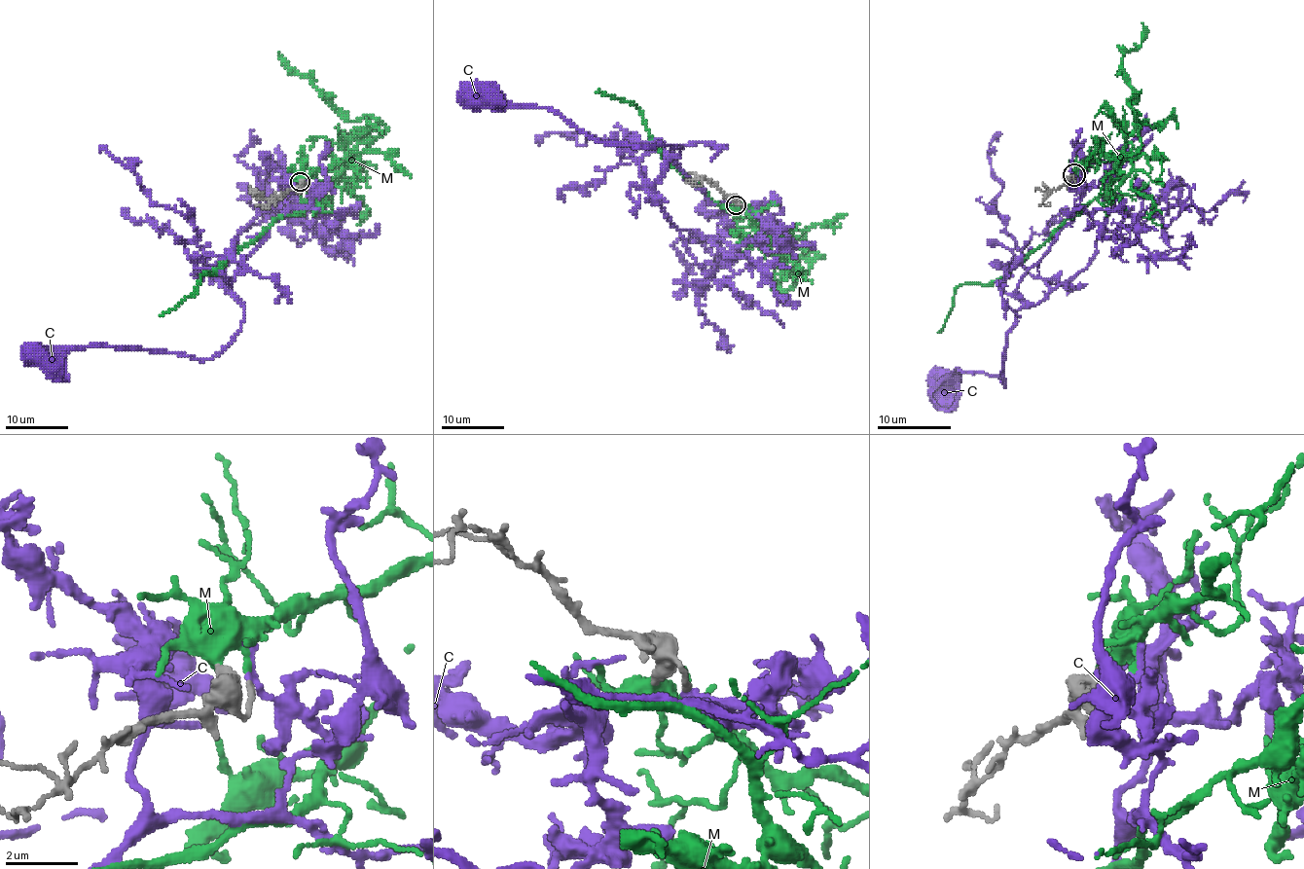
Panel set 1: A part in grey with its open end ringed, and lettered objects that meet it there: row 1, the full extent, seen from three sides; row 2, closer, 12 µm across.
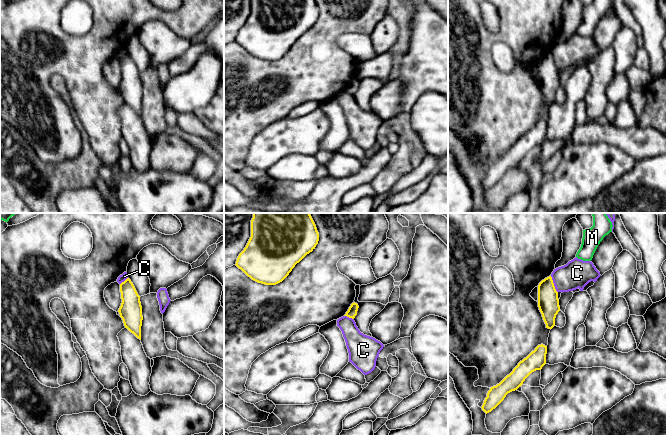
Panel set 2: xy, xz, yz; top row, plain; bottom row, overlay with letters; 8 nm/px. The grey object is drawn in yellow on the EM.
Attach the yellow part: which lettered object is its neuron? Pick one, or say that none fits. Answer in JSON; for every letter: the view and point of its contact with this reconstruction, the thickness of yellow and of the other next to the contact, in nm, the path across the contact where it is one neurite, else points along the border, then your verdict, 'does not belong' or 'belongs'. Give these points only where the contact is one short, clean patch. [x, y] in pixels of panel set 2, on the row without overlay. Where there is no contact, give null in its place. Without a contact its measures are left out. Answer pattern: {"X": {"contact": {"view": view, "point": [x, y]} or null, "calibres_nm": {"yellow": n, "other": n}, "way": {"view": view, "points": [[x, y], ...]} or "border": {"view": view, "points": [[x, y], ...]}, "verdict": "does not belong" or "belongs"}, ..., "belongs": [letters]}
{"C": {"contact": {"view": "yz", "point": [553, 60]}, "calibres_nm": {"yellow": 170, "other": 220}, "border": {"view": "yz", "points": [[550, 52], [557, 68]]}, "verdict": "does not belong"}, "M": {"contact": null, "verdict": "belongs"}, "belongs": ["M"]}

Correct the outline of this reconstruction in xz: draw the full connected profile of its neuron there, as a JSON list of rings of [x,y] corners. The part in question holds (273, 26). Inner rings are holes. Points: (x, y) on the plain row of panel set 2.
[[[251,0],[251,13],[235,41],[258,59],[276,61],[318,17],[315,0]]]

